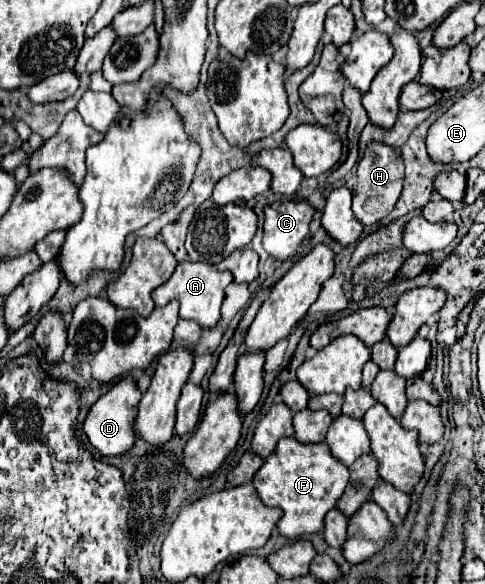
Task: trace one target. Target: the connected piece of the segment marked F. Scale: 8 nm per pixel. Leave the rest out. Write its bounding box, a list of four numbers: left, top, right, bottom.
[253,438,349,538]

